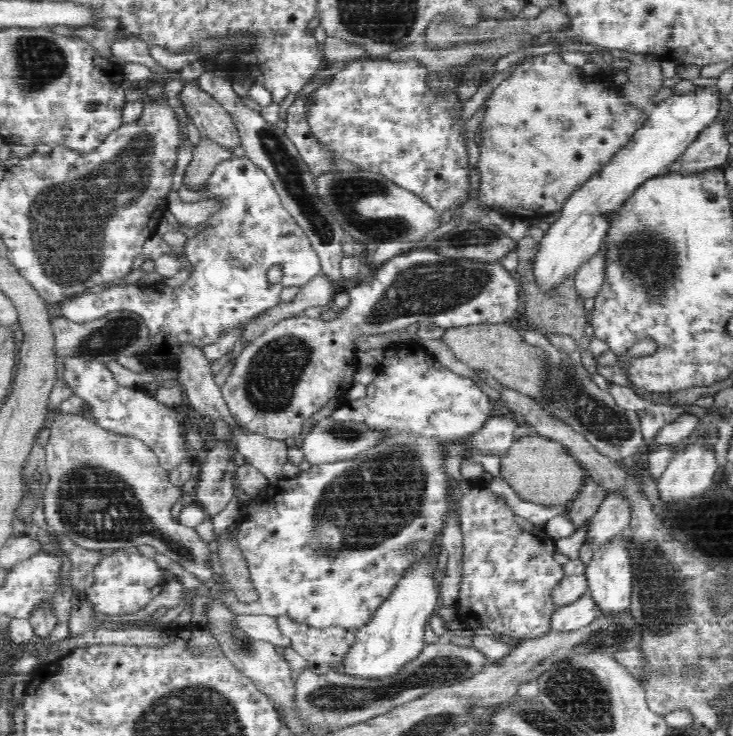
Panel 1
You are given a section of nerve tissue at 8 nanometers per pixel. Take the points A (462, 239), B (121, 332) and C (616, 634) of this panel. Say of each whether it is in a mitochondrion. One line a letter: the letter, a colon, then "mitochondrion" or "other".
A: mitochondrion
B: mitochondrion
C: mitochondrion

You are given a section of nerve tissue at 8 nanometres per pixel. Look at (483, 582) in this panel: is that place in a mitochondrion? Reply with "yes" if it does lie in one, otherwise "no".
no

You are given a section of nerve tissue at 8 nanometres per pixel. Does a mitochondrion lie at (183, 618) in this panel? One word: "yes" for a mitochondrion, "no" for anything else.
no

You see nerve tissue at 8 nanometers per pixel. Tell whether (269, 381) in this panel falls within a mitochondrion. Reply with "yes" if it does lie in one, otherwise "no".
yes

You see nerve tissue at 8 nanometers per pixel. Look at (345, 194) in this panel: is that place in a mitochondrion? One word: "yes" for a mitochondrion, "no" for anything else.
yes

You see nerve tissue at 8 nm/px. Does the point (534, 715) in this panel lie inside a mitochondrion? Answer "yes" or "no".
yes

